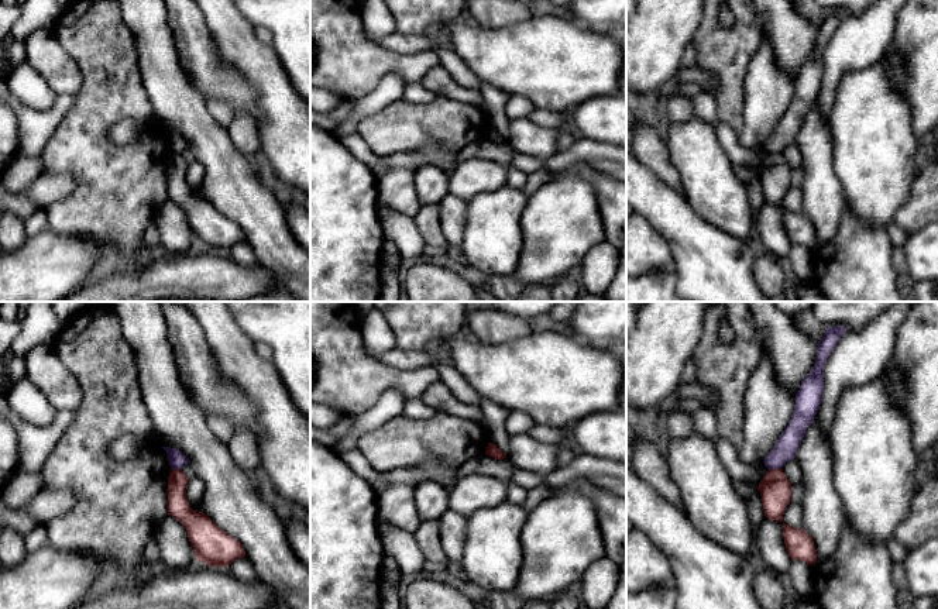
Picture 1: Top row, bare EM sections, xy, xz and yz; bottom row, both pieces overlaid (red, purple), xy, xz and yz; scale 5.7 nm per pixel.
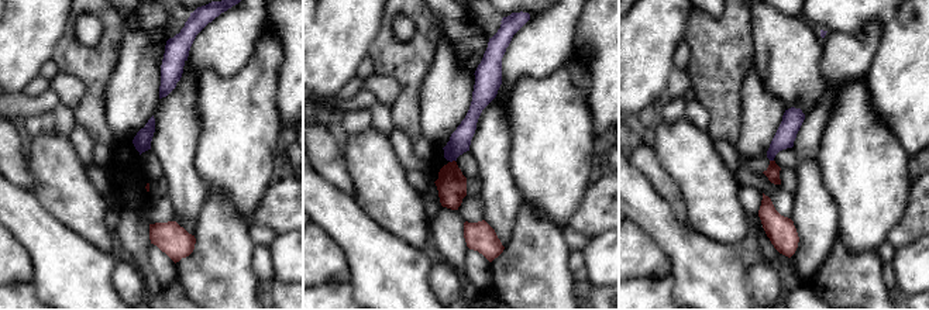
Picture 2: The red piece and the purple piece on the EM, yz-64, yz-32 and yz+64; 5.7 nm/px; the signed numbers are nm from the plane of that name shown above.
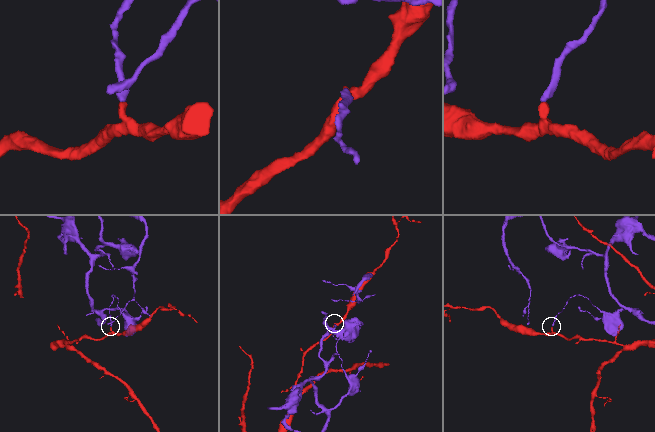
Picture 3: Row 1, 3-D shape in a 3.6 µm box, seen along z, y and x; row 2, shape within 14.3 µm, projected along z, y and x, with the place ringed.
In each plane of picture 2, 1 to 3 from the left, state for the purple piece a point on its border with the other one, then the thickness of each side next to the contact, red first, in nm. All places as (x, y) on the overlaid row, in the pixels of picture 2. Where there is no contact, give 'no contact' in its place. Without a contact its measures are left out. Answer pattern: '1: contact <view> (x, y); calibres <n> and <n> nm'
1: no contact
2: contact yz-32 (453, 161); calibres 170 and 120 nm
3: contact yz+64 (771, 161); calibres 80 and 120 nm

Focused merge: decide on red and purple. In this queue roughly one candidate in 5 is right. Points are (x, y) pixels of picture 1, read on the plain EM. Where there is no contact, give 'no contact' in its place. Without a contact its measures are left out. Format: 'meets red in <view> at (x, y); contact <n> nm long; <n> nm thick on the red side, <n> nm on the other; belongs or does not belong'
meets red in yz at (775, 154); contact 70 nm long; 180 nm thick on the red side, 130 nm on the other; does not belong

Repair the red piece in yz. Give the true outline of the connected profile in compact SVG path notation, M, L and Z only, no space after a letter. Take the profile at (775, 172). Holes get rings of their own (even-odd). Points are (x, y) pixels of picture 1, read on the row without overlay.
M769 154L760 165L757 175L762 180L765 200L783 206L786 190L791 186L791 168L783 154Z

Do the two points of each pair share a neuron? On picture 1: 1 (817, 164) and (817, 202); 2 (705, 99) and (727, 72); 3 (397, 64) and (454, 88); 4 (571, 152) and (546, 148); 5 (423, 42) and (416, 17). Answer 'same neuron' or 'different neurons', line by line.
1: same neuron
2: different neurons
3: different neurons
4: different neurons
5: different neurons

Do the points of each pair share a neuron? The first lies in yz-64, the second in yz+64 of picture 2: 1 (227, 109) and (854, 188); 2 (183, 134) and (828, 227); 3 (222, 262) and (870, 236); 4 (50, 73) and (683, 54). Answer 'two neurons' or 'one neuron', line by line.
1: one neuron
2: one neuron
3: two neurons
4: one neuron

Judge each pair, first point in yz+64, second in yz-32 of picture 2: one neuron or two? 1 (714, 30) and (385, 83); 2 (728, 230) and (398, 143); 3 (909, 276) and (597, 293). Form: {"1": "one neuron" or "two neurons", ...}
{"1": "two neurons", "2": "two neurons", "3": "two neurons"}

